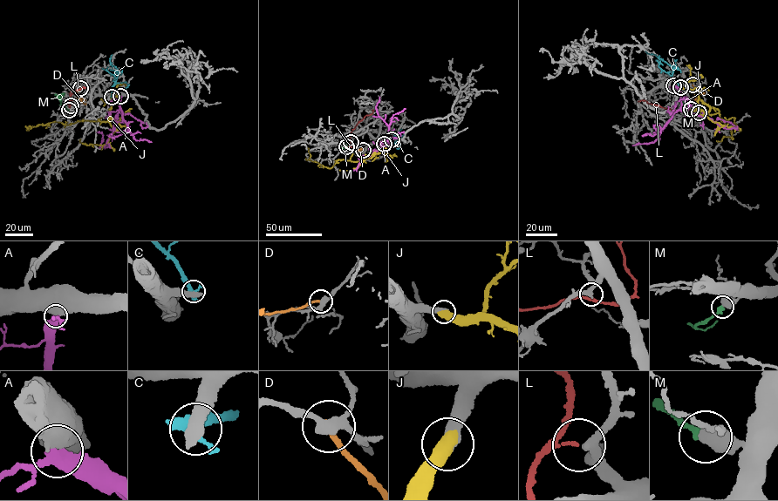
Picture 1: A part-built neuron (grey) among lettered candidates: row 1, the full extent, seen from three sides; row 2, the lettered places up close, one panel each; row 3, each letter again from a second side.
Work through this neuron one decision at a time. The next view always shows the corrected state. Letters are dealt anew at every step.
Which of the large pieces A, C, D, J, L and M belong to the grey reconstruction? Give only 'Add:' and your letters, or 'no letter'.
Add: J, L

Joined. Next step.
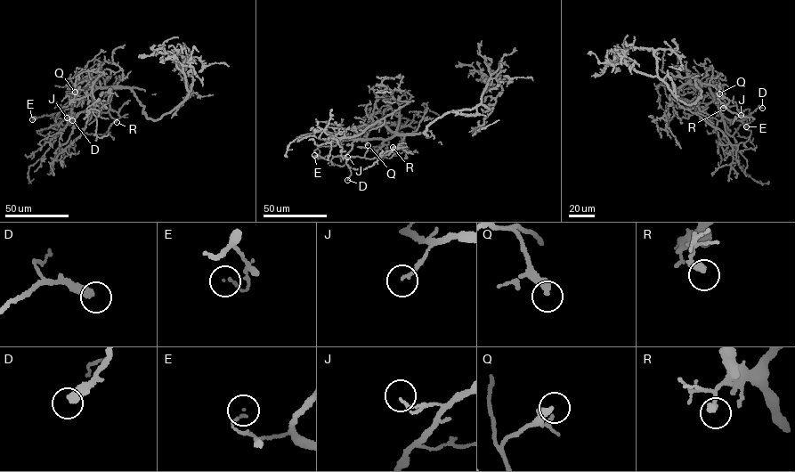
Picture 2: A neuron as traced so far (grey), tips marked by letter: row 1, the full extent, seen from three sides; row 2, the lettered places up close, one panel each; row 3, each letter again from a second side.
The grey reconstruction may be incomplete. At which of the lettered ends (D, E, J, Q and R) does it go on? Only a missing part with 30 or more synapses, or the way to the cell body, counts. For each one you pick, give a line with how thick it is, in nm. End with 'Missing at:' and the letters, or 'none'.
D: 440 nm
Missing at: D

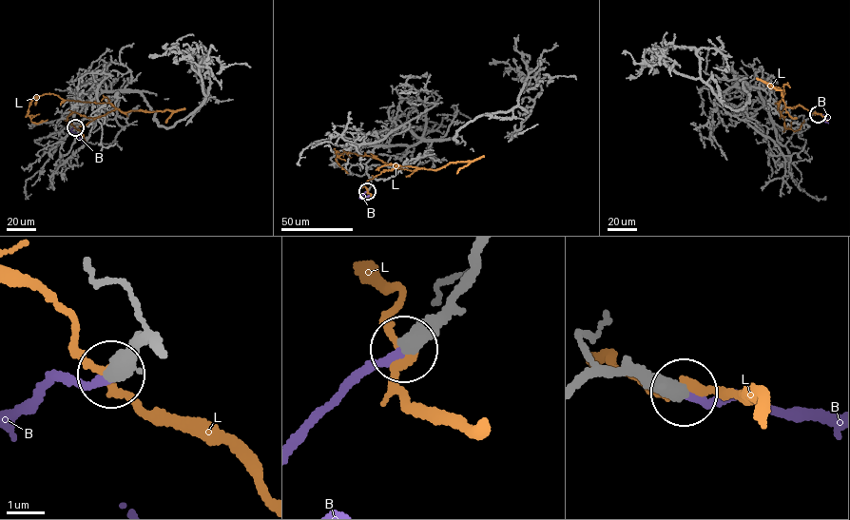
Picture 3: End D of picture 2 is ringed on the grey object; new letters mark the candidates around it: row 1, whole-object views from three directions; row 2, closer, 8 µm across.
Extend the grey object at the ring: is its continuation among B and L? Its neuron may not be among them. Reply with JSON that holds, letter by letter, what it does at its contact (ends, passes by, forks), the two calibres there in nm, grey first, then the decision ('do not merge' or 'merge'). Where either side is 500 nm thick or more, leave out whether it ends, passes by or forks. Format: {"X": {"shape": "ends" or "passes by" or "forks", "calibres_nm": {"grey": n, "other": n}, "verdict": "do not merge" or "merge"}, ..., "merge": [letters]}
{"B": {"shape": "ends", "calibres_nm": {"grey": 460, "other": 200}, "verdict": "merge"}, "L": {"shape": "passes by", "calibres_nm": {"grey": 480, "other": 240}, "verdict": "do not merge"}, "merge": ["B"]}

